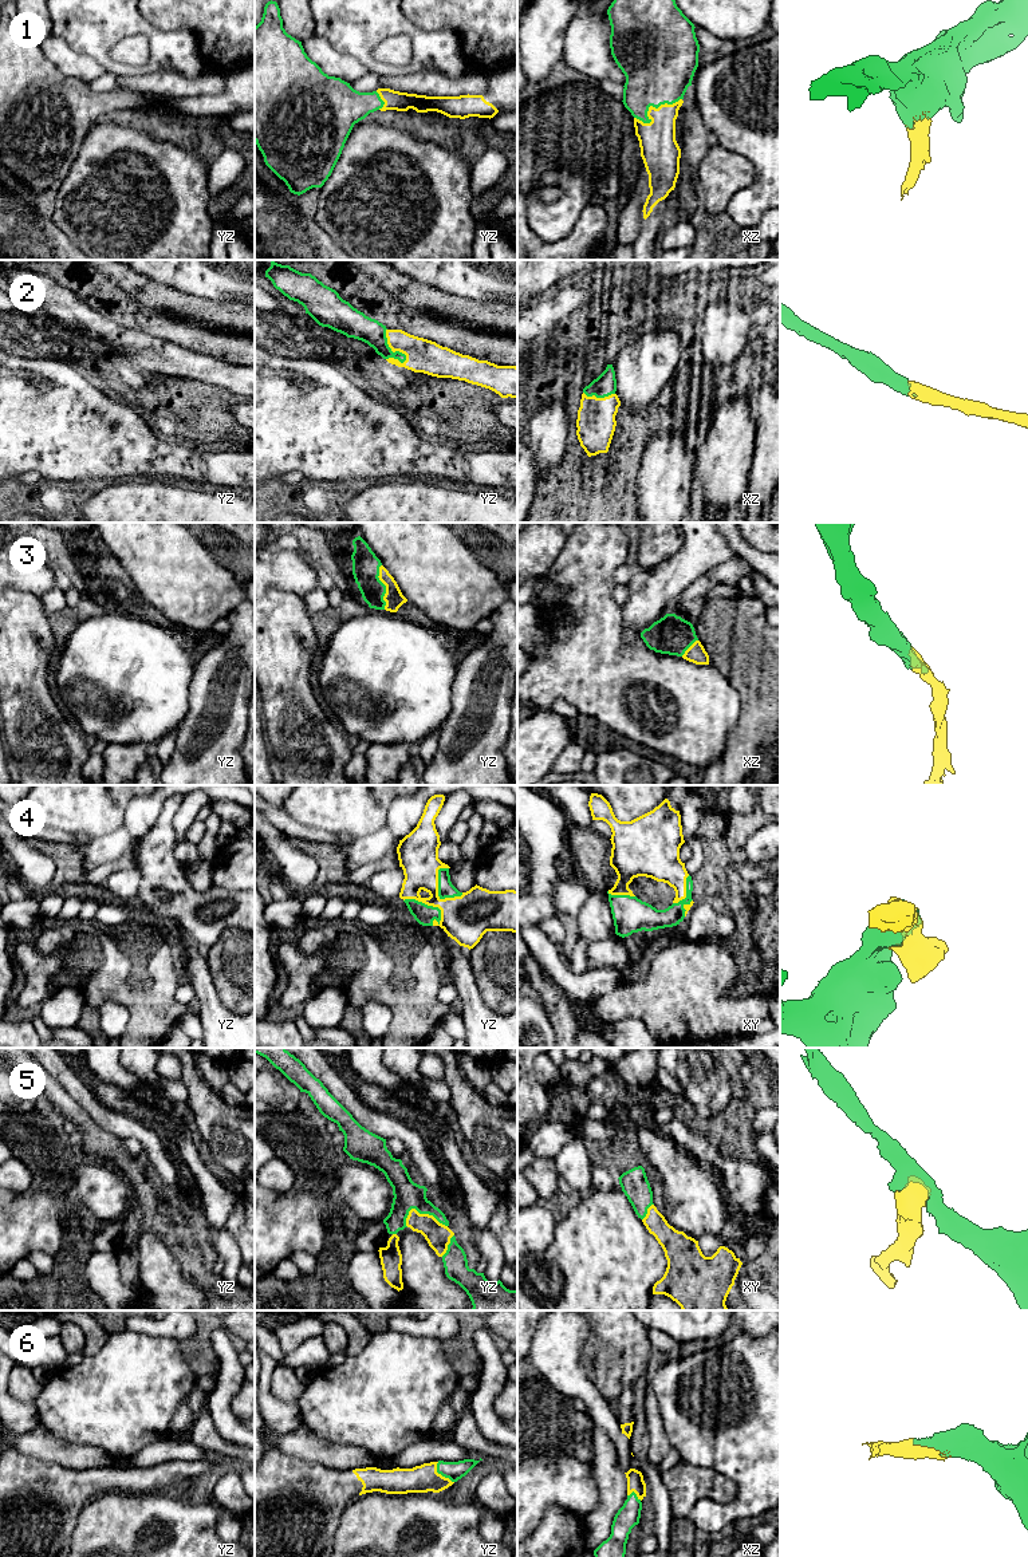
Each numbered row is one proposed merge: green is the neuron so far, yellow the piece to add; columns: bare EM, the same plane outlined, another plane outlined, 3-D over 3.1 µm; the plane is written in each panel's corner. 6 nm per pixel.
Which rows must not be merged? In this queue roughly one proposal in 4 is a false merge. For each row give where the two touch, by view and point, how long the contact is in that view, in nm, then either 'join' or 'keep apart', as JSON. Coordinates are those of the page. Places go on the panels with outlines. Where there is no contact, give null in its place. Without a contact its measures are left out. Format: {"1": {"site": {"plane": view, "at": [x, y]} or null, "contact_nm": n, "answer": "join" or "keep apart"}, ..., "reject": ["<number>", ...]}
{"1": {"site": {"plane": "xz", "at": [650, 105]}, "contact_nm": 320, "answer": "join"}, "2": {"site": {"plane": "yz", "at": [390, 350]}, "contact_nm": 240, "answer": "join"}, "3": {"site": {"plane": "yz", "at": [385, 587]}, "contact_nm": 280, "answer": "join"}, "4": {"site": {"plane": "yz", "at": [438, 894]}, "contact_nm": 220, "answer": "join"}, "5": {"site": {"plane": "yz", "at": [425, 1213]}, "contact_nm": 260, "answer": "join"}, "6": {"site": {"plane": "yz", "at": [441, 1474]}, "contact_nm": 160, "answer": "join"}, "reject": []}

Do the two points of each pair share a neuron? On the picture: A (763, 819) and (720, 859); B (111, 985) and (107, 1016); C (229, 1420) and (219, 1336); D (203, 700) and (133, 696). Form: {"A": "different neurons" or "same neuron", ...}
{"A": "same neuron", "B": "different neurons", "C": "same neuron", "D": "different neurons"}

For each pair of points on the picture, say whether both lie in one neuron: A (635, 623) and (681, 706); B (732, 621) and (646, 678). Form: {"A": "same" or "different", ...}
{"A": "different", "B": "different"}

